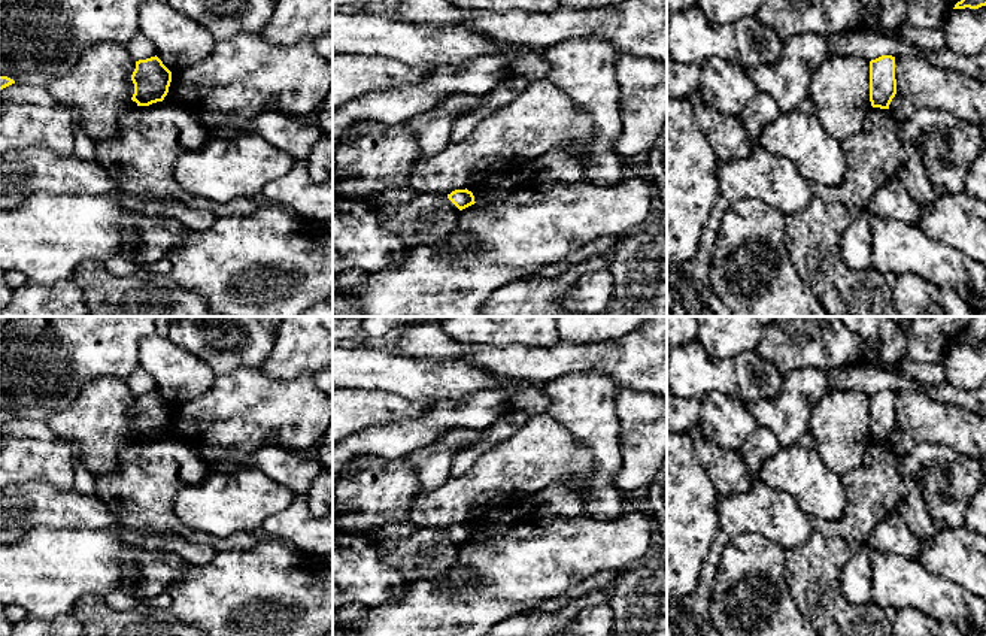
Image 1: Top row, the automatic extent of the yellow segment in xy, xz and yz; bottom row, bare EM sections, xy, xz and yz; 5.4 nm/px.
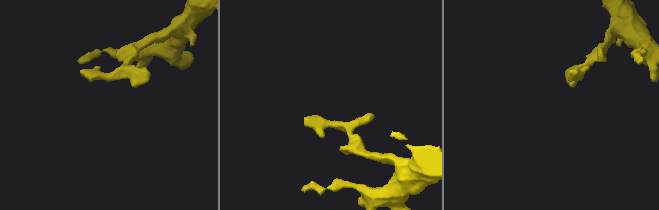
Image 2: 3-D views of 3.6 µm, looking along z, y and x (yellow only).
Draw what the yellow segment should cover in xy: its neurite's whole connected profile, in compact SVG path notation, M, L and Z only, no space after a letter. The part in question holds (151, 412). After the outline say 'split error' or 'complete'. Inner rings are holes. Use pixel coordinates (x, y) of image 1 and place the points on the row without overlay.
M155 390L136 396L131 415L134 418L131 434L136 436L137 440L149 440L163 436L167 430L172 417L172 406Z; complete

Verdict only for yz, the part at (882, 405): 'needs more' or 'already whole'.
already whole

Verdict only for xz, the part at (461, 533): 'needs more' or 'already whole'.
already whole

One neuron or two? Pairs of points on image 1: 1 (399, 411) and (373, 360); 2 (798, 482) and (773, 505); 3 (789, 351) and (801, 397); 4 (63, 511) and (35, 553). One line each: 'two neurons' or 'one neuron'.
1: two neurons
2: two neurons
3: two neurons
4: two neurons

